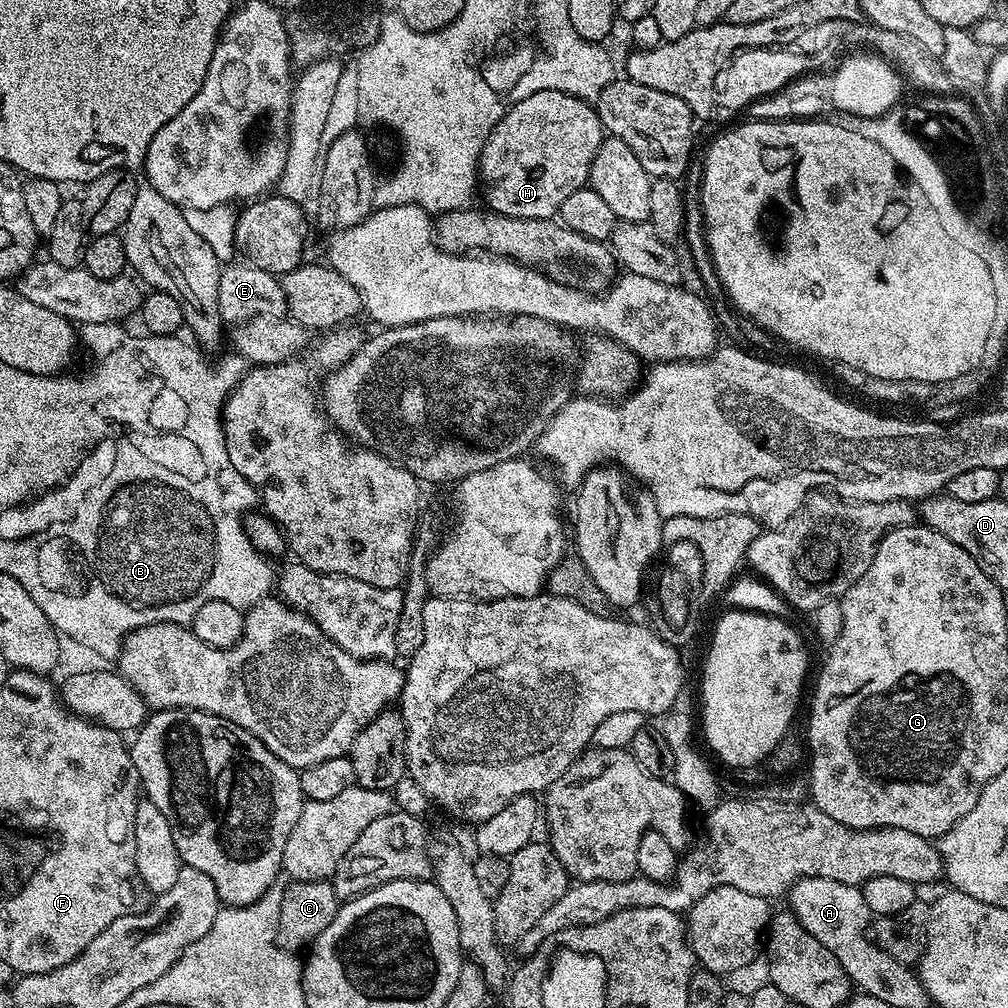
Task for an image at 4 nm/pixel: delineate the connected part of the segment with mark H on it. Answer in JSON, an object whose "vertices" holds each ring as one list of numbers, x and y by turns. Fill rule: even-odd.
{"vertices":[[538,90,538,94,522,98,492,127,488,141,480,150,478,180,482,185,482,196,484,192,488,199,487,207,501,216,553,219,559,213,562,202,566,202,574,190,588,184,592,163,605,138,604,124,589,101,580,100,562,90]]}

